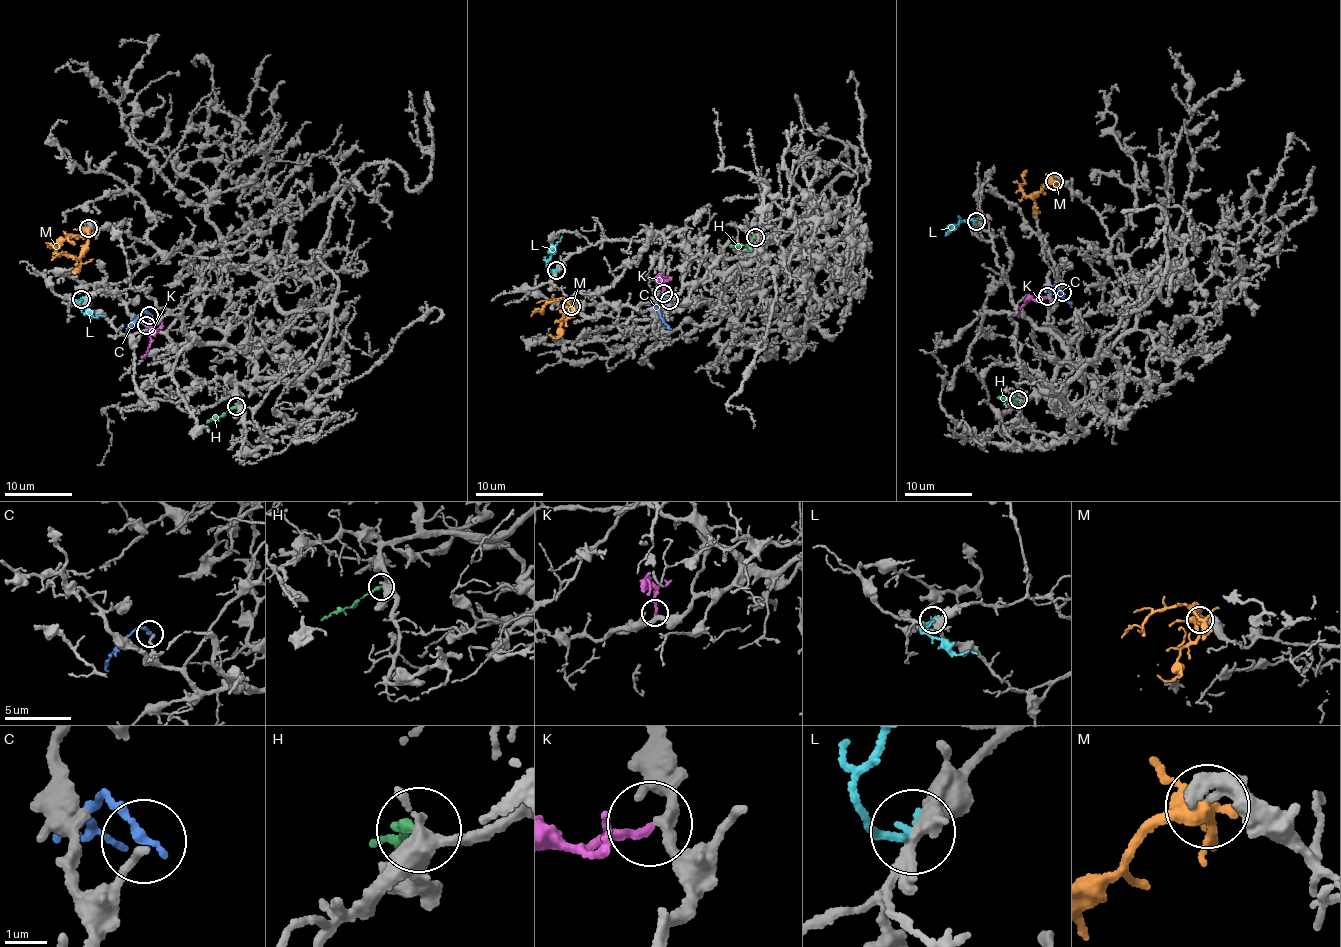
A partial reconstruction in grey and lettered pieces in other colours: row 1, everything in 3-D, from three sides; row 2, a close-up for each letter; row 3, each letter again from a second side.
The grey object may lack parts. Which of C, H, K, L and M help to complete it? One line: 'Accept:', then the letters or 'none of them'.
Accept: K

